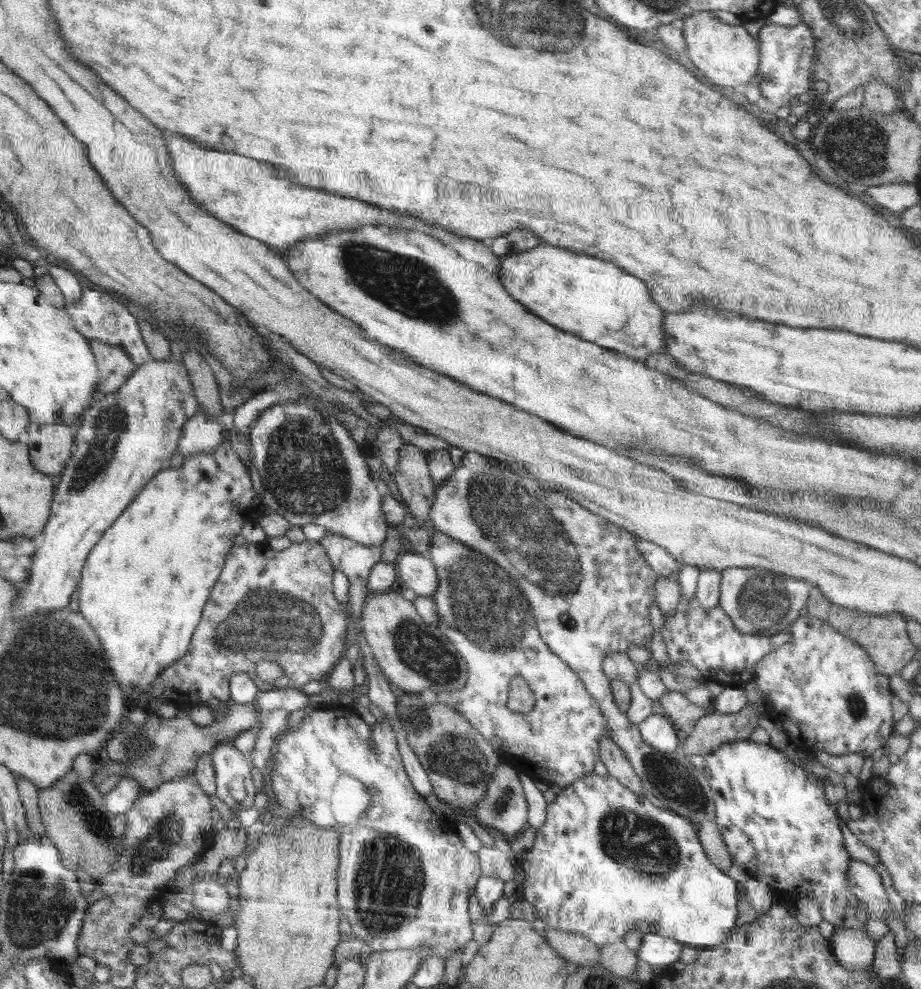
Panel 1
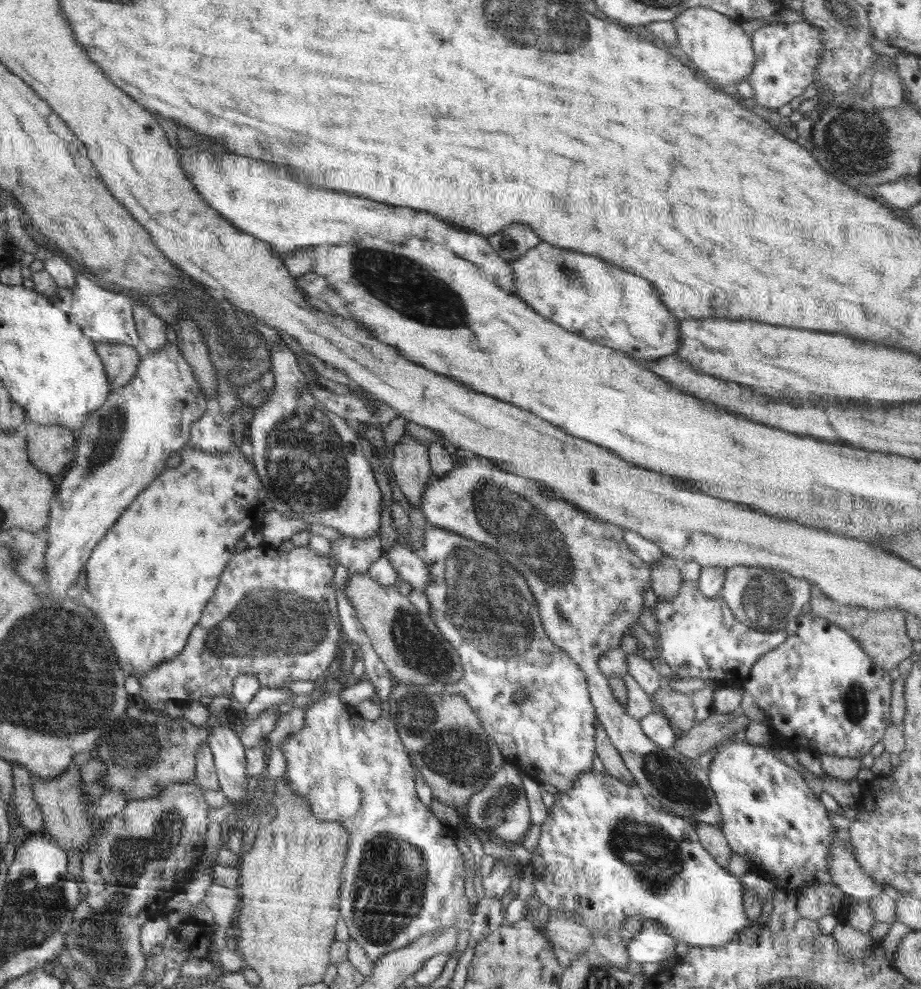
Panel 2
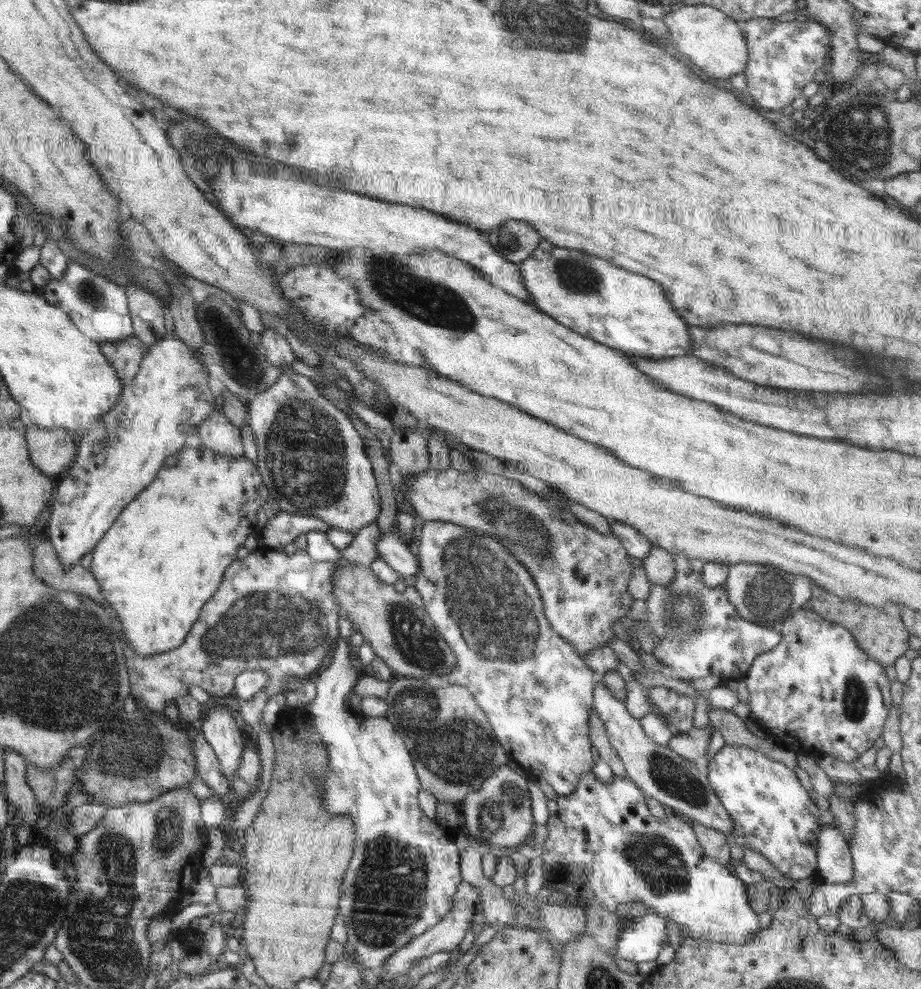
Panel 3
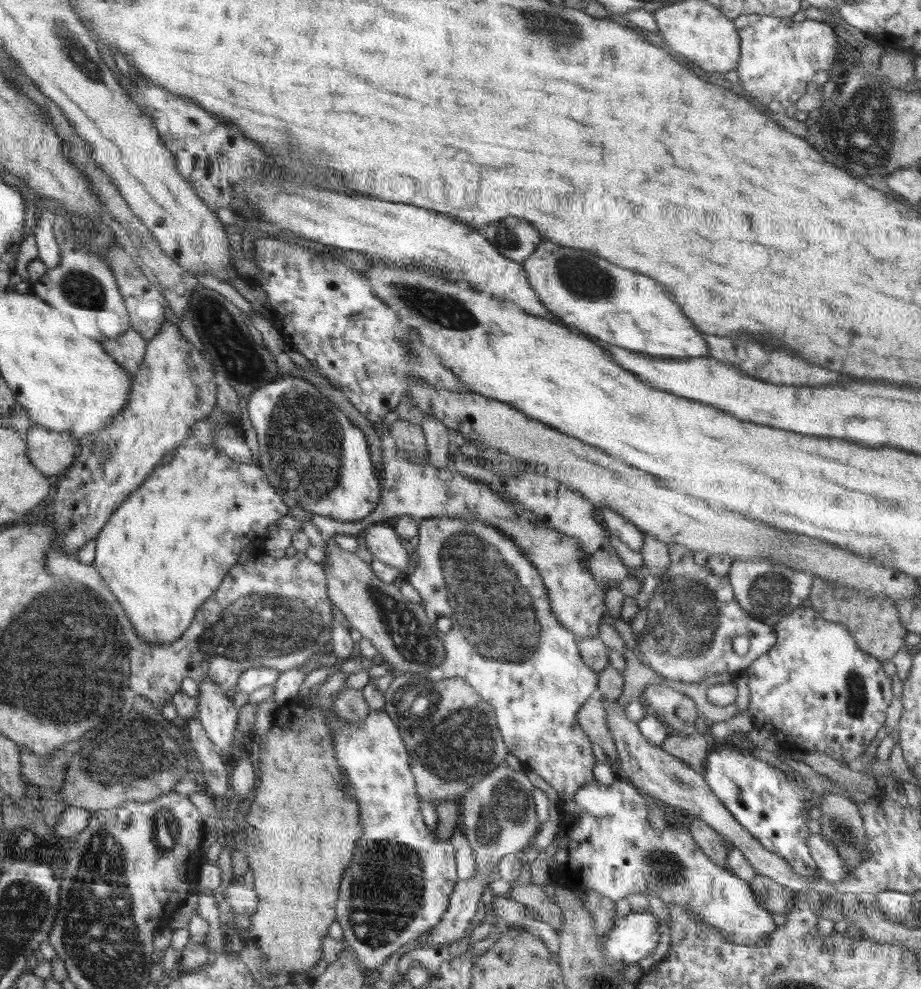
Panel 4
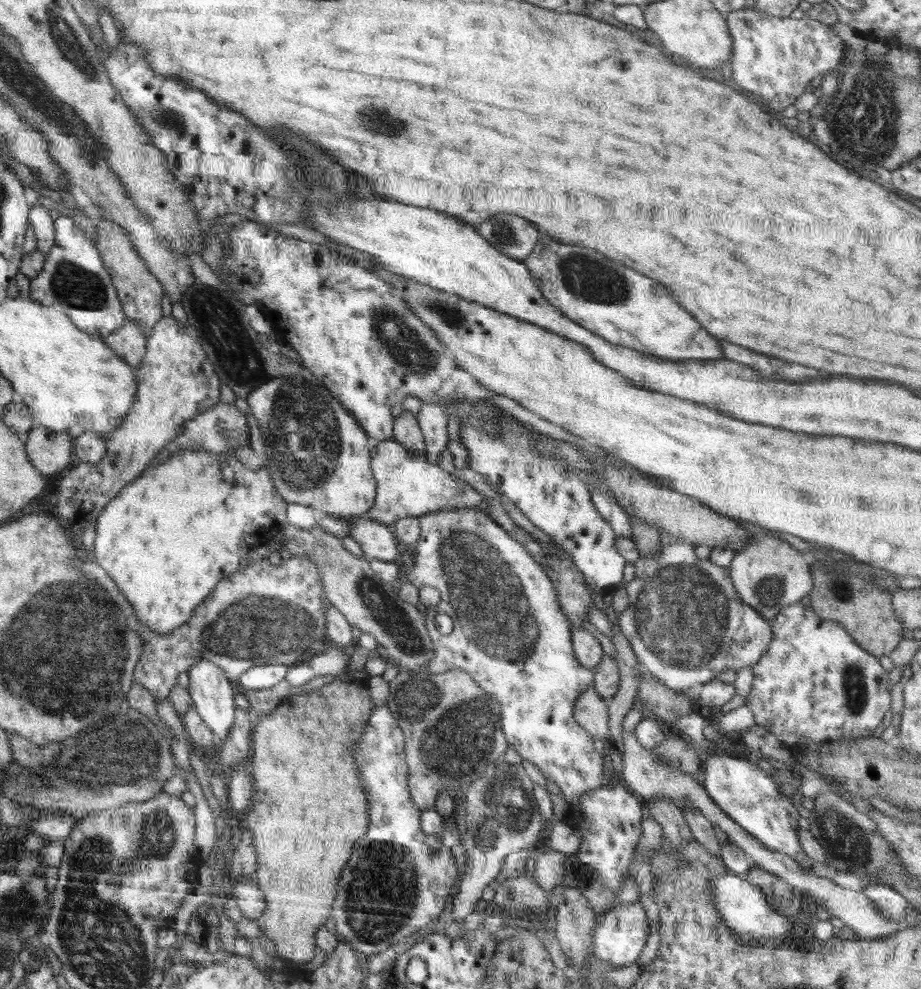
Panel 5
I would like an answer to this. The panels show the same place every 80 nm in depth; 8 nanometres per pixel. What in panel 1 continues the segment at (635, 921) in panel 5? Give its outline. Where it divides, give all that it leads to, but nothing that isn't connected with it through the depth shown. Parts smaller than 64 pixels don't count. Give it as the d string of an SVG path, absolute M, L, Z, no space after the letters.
M657 932L644 933L643 943L638 948L638 960L651 966L663 966L665 969L670 969L672 963L680 960L684 944Z

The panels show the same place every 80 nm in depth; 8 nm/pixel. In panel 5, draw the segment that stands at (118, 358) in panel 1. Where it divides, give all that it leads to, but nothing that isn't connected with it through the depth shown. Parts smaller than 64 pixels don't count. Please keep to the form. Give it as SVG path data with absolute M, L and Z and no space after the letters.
M128 319L122 328L102 338L120 359L126 361L134 370L139 366L145 353L147 335L134 320Z

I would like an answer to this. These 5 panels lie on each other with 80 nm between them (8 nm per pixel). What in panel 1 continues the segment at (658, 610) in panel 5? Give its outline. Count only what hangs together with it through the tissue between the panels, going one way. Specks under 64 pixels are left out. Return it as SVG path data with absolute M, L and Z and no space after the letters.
M695 596L689 601L680 599L675 613L668 618L665 616L660 633L672 663L690 662L702 673L700 678L738 688L746 688L746 684L755 679L755 668L761 658L791 639L788 630L772 636L741 633L723 608L718 606L706 610Z

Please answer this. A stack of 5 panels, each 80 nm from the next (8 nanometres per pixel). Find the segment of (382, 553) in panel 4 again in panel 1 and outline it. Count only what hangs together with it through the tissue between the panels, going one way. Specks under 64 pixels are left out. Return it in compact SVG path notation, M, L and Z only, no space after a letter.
M406 548L398 555L395 566L402 578L403 587L411 588L417 595L431 598L439 580L434 563L427 554Z

